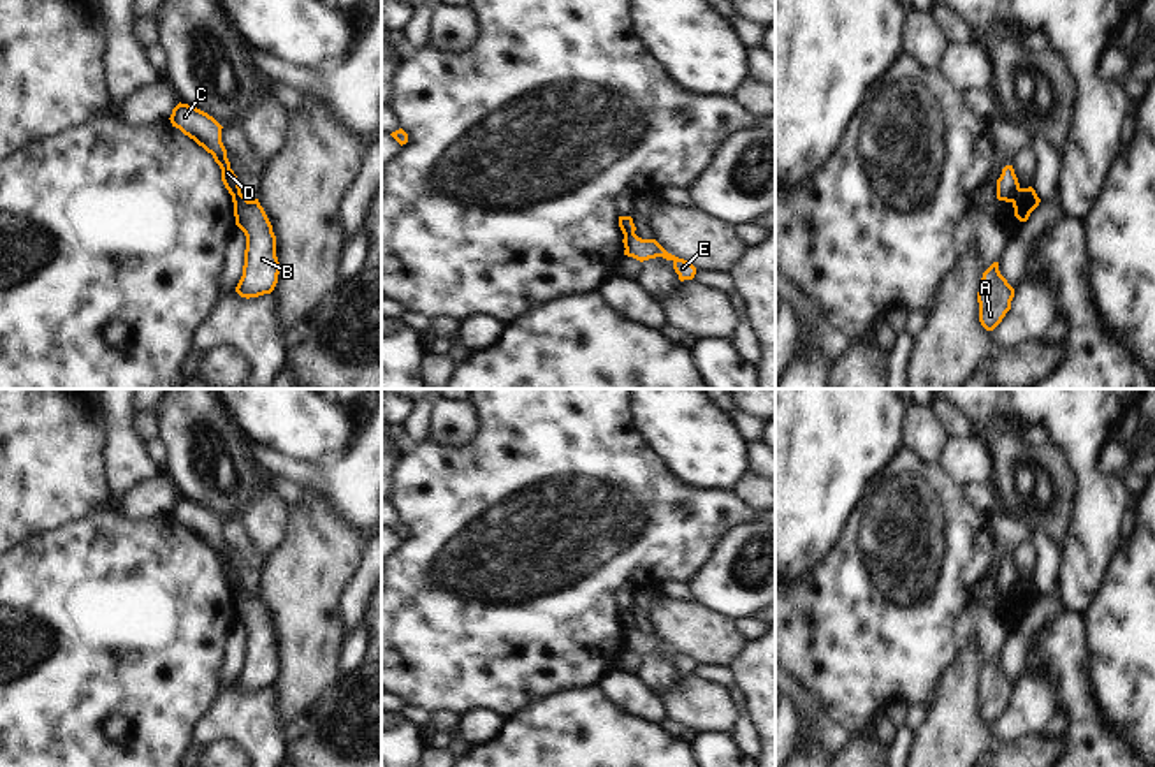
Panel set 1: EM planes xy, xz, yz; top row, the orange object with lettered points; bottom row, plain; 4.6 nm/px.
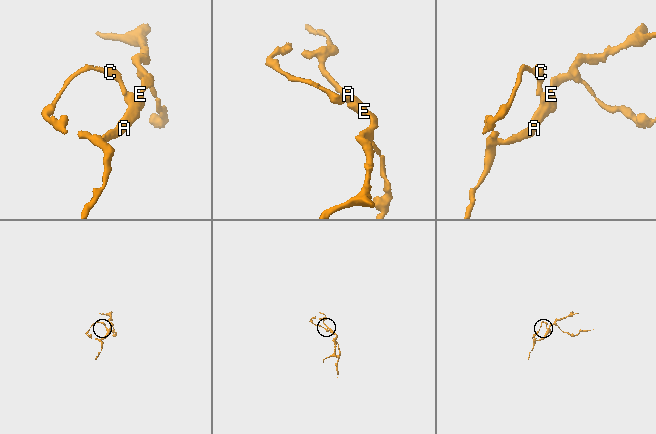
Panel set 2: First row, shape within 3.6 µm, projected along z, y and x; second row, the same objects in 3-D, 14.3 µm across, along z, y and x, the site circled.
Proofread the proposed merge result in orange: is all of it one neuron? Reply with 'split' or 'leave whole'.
split

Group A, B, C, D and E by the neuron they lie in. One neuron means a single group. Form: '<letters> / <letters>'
A B E / C D

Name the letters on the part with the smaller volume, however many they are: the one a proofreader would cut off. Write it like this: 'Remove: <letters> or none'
Remove: C, D

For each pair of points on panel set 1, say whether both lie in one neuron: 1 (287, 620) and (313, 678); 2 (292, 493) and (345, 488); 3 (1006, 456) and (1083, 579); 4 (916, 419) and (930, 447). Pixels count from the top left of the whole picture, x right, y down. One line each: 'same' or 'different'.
1: same
2: different
3: different
4: same

